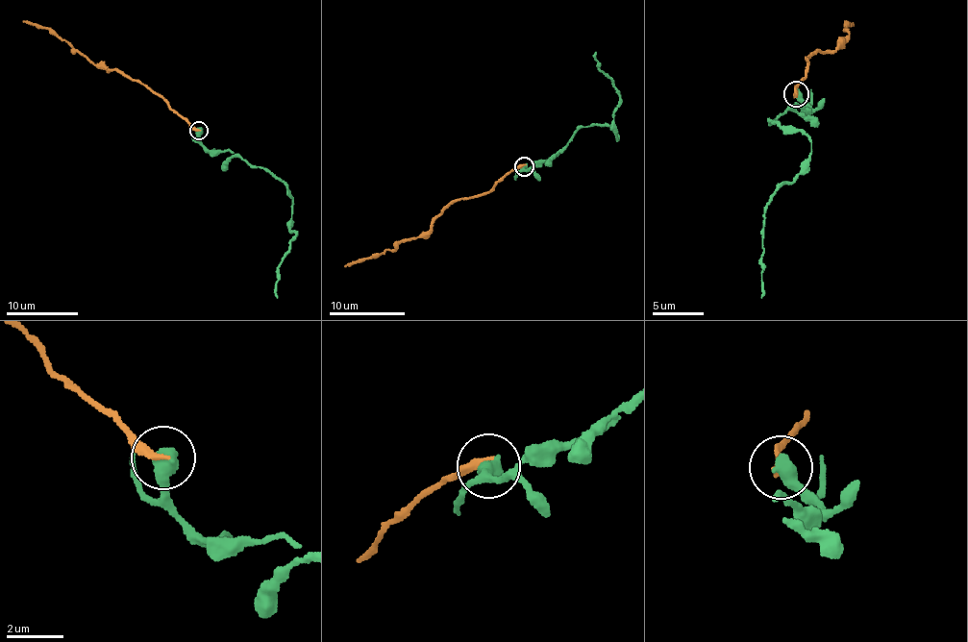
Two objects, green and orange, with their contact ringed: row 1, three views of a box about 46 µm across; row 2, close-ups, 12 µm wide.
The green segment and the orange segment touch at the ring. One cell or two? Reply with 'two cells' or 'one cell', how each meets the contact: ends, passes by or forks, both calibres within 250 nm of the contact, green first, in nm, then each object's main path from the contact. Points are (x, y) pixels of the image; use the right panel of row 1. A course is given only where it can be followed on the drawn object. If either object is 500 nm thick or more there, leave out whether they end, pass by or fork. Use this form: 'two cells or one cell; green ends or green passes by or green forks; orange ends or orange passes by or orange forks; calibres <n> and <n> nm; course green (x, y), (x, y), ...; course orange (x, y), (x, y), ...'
two cells; calibres 600 and 280 nm; course green (797, 95), (808, 110), (797, 103), (768, 118), (809, 138), (809, 163), (779, 188), (763, 214), (762, 298); course orange (794, 95), (806, 60), (841, 49), (840, 38), (848, 35), (844, 30), (848, 23), (853, 25)

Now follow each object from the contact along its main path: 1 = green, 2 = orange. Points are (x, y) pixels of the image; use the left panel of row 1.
1: (198, 131), (208, 149), (229, 150), (268, 170), (287, 186), (289, 231), (296, 234), (277, 267), (277, 298)
2: (198, 130), (159, 95), (114, 70), (97, 67), (47, 29), (22, 21)

